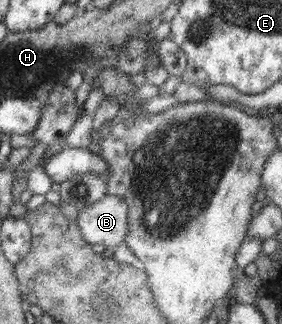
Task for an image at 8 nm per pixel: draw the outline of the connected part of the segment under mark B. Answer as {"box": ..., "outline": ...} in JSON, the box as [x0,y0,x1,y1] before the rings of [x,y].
{"box":[75,194,128,248],"outline":[[[107,194],[79,210],[75,222],[85,242],[117,248],[128,233],[128,206],[123,198]]]}

